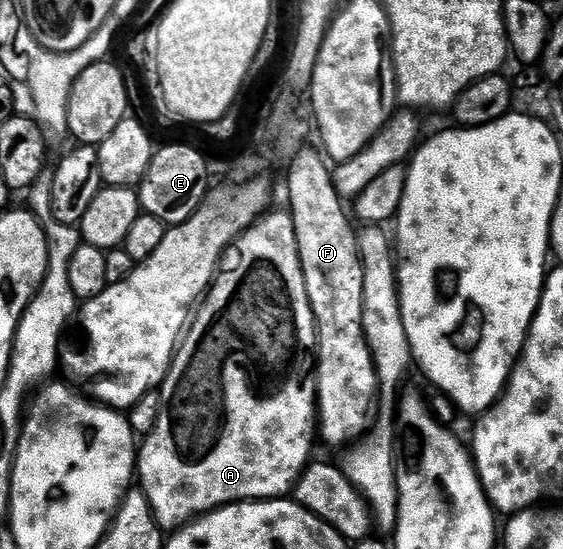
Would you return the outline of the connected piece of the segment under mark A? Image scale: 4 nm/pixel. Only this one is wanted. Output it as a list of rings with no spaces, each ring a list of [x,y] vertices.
[[[267,211],[226,249],[224,267],[215,275],[188,331],[183,335],[175,351],[174,361],[170,363],[168,374],[160,385],[156,426],[151,430],[150,435],[141,441],[137,449],[136,480],[137,483],[142,483],[139,484],[140,491],[145,494],[150,504],[150,511],[154,513],[154,521],[159,528],[181,529],[195,518],[201,518],[206,513],[213,512],[215,508],[224,508],[228,504],[282,498],[297,485],[299,476],[305,472],[307,463],[311,459],[310,423],[315,423],[318,406],[317,347],[318,334],[314,326],[312,306],[308,302],[308,290],[304,286],[302,263],[298,257],[298,243],[294,233],[294,220],[290,217],[289,211]]]

